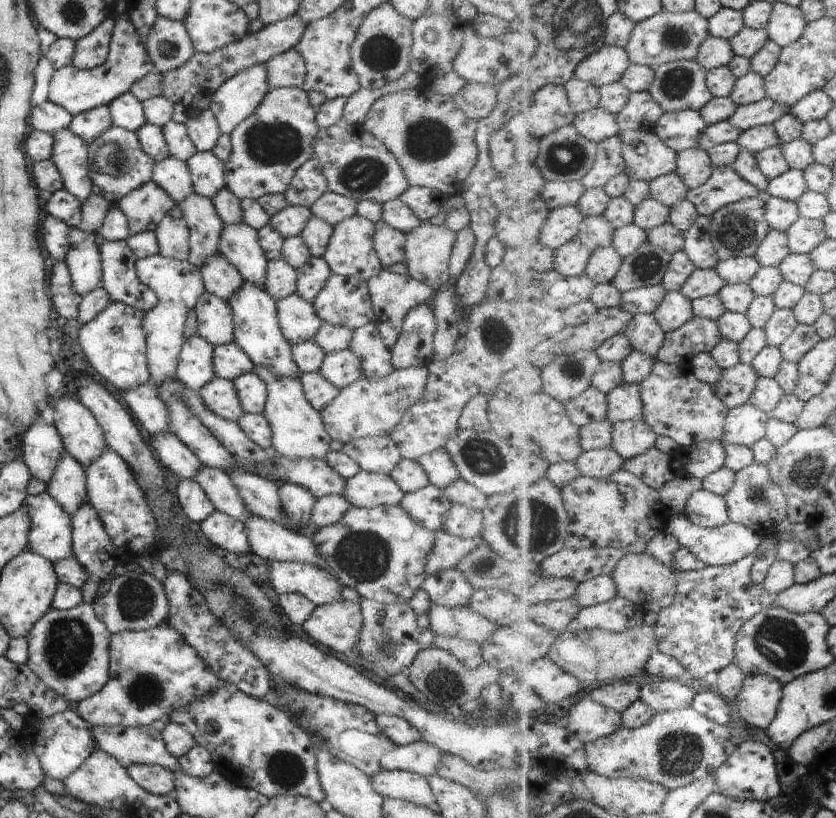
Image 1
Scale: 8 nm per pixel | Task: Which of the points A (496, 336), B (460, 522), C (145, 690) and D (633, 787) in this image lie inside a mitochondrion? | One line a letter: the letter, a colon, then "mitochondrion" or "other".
A: mitochondrion
B: other
C: mitochondrion
D: other

